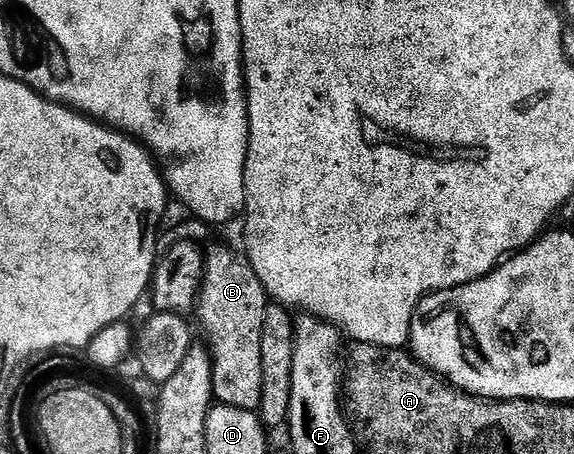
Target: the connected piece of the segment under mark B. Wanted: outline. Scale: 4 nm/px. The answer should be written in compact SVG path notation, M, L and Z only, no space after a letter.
M222 244L208 248L206 280L198 297L196 316L206 323L214 339L214 400L240 410L258 412L262 406L264 365L260 363L260 334L264 334L264 314L268 303L266 287L256 278L241 255Z

